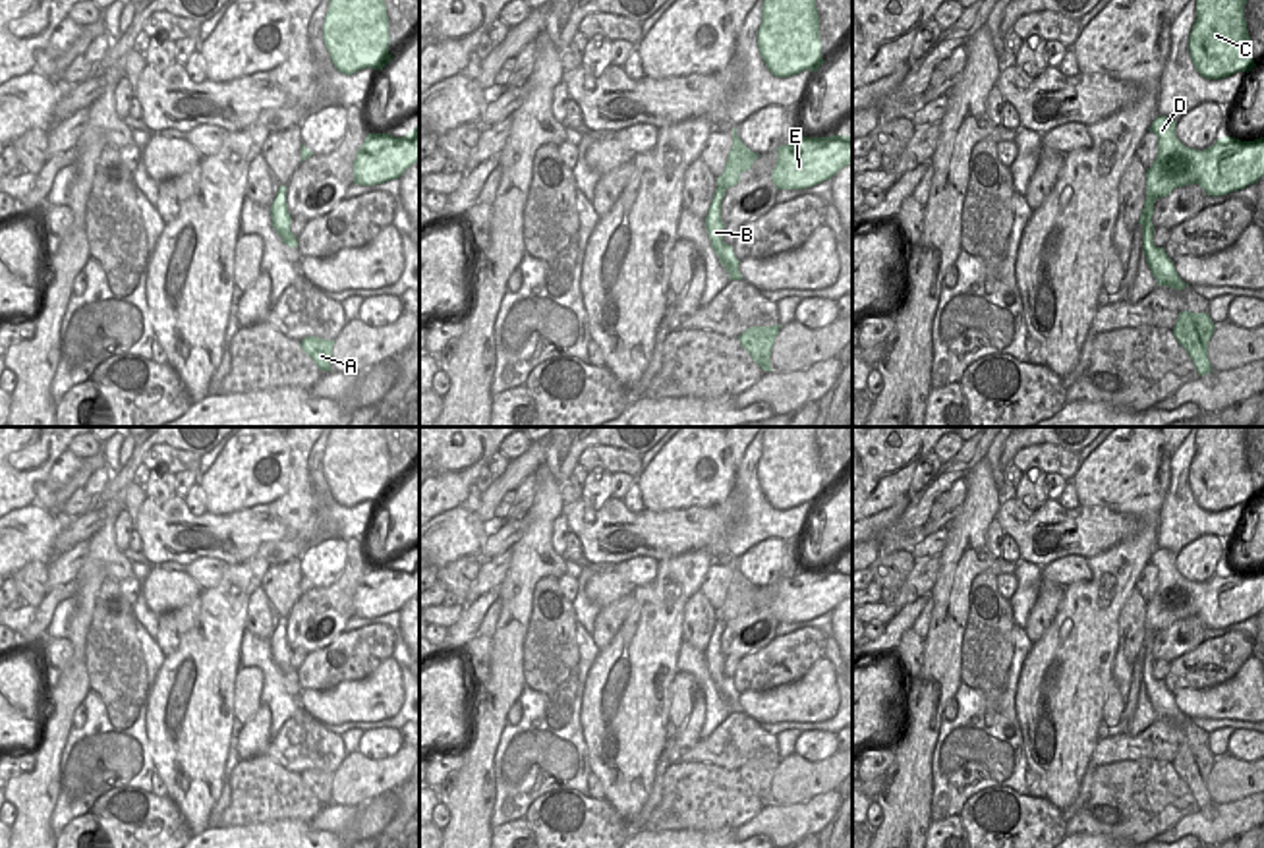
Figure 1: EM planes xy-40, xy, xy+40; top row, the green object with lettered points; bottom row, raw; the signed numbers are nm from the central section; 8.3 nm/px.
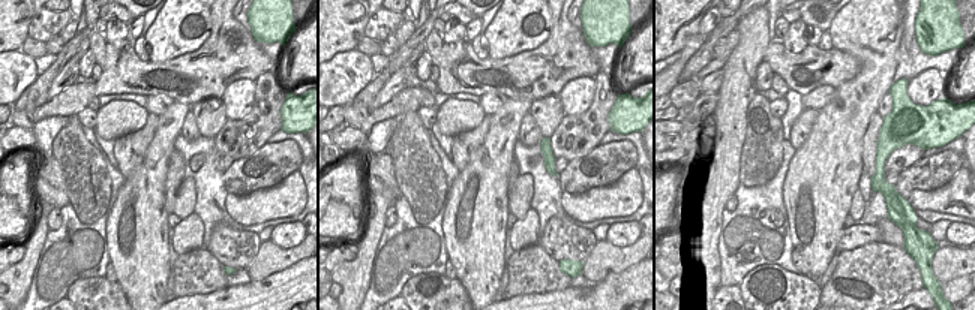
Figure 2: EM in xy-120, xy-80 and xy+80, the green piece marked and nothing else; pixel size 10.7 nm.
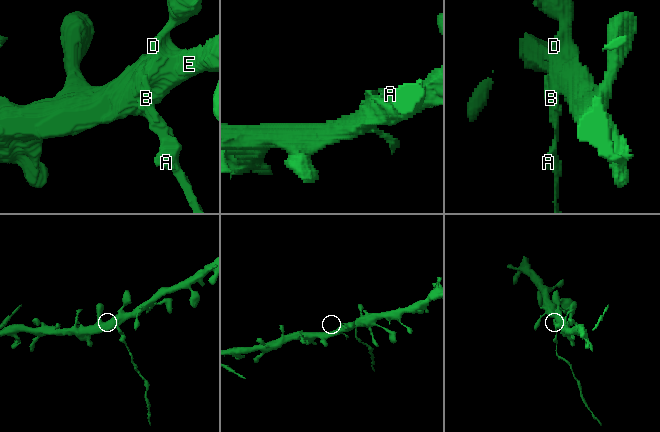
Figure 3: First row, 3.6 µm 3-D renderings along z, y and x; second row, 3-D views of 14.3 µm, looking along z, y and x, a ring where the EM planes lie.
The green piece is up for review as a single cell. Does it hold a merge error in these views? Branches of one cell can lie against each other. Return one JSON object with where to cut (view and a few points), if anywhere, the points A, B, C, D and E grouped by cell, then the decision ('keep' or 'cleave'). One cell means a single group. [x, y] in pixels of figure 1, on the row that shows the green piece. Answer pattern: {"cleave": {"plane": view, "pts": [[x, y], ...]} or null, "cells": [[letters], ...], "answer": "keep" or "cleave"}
{"cleave": {"plane": "xy", "pts": [[712, 240], [725, 246]]}, "cells": [["A"], ["B", "C", "D", "E"]], "answer": "cleave"}

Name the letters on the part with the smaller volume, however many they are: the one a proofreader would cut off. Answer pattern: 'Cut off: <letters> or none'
Cut off: A

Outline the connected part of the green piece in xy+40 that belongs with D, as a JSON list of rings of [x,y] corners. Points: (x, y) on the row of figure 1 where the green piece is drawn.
[[[1156,116],[1150,131],[1158,135],[1158,156],[1146,170],[1146,201],[1138,224],[1142,241],[1154,245],[1154,203],[1175,187],[1198,184],[1206,195],[1227,195],[1258,184],[1264,176],[1264,137],[1241,141],[1221,137],[1204,151],[1185,147],[1175,135],[1177,122]]]

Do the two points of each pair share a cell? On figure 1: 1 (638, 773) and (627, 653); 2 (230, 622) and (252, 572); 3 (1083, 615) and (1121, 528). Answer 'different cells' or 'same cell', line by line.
1: same cell
2: same cell
3: different cells

